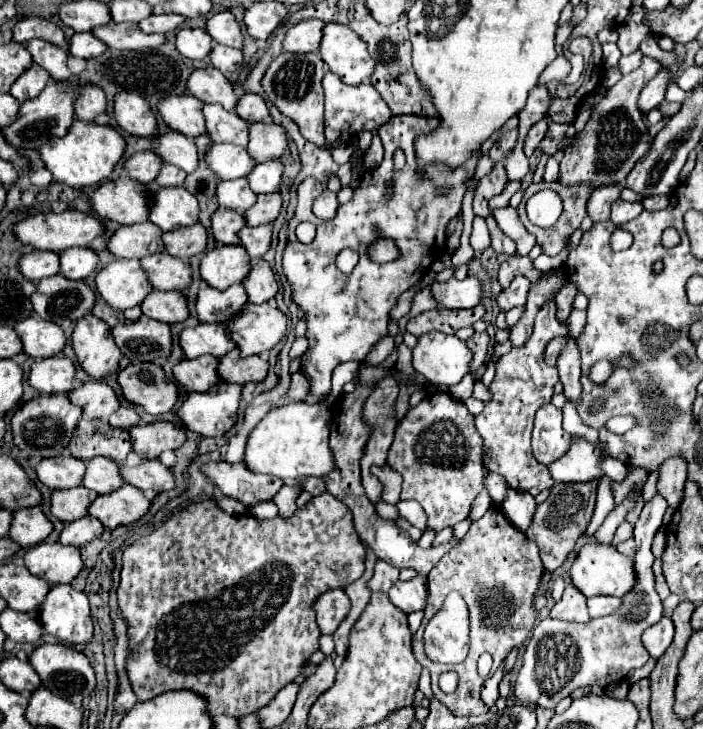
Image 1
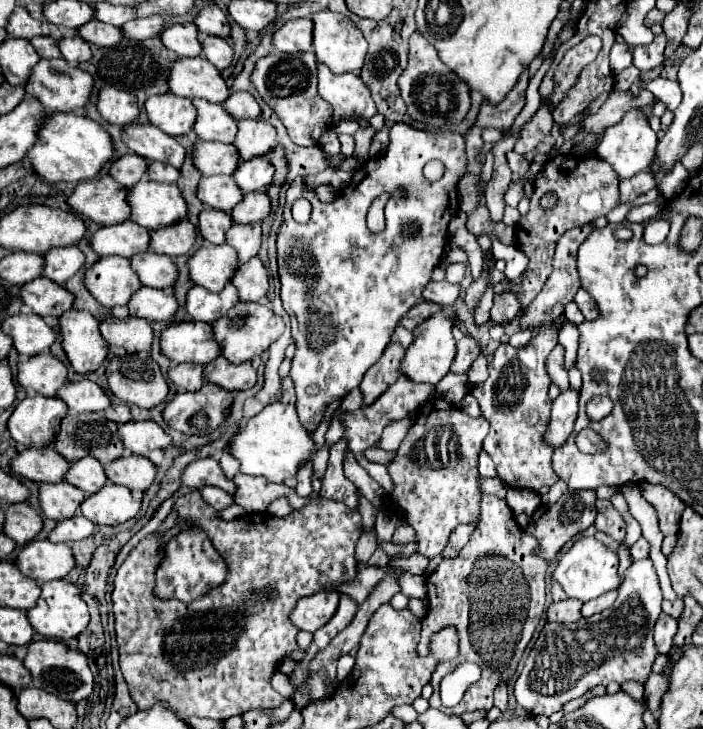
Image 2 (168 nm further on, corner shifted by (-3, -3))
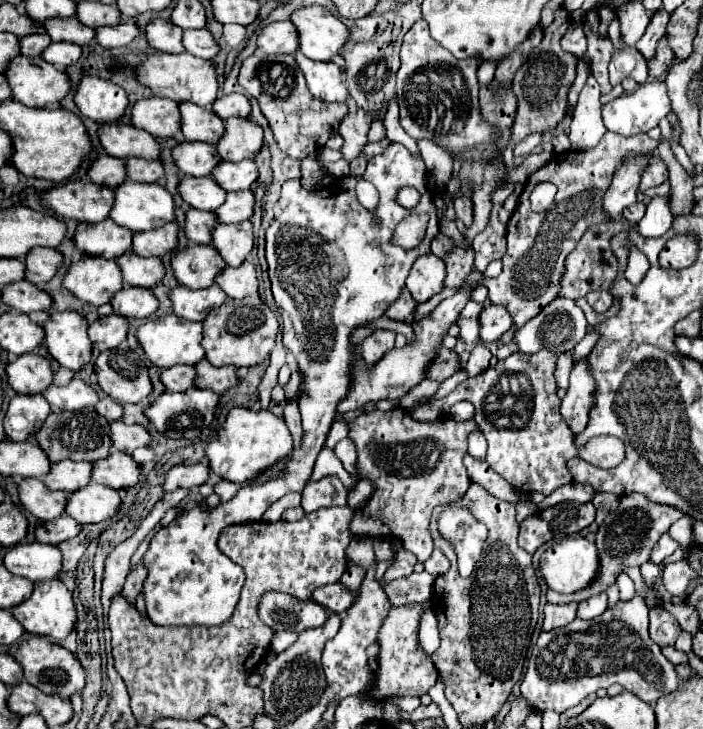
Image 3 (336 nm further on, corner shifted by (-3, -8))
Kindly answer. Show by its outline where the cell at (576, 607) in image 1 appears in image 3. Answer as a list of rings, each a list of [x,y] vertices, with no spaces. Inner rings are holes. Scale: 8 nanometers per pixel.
[[[546,604],[544,608],[544,630],[554,630],[570,624],[576,618],[576,604],[566,604],[566,606],[556,606],[556,604]]]

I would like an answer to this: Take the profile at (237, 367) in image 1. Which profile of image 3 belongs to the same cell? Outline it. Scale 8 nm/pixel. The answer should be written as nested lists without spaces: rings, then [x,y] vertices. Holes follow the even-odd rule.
[[[200,360],[196,364],[196,388],[208,388],[216,394],[224,394],[238,386],[238,382],[240,378],[236,376],[236,368],[214,368],[208,360]]]

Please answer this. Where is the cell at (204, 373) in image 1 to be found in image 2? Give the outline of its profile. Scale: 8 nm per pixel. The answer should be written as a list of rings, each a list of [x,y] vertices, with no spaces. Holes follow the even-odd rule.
[[[178,363],[168,369],[168,377],[178,391],[198,391],[204,385],[202,371],[204,365],[200,363]]]

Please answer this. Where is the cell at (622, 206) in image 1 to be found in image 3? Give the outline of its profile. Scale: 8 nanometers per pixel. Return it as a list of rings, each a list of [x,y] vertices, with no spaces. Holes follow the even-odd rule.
[[[636,202],[636,204],[632,204],[630,208],[626,208],[626,212],[622,212],[622,216],[624,216],[626,220],[630,220],[632,224],[638,224],[638,222],[642,220],[644,212],[646,212],[646,206],[644,206],[642,202]]]

